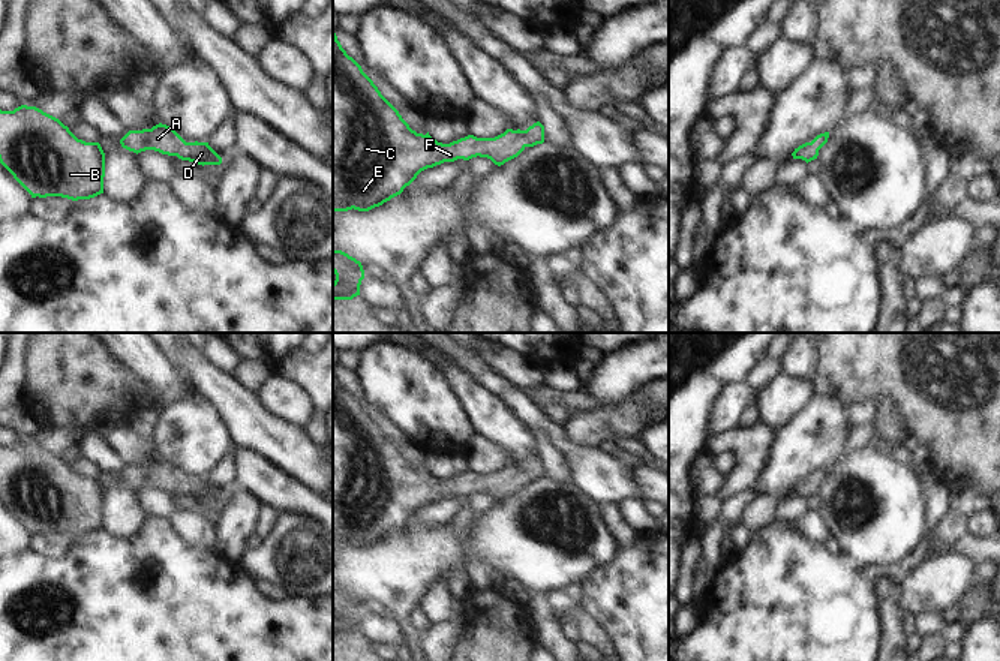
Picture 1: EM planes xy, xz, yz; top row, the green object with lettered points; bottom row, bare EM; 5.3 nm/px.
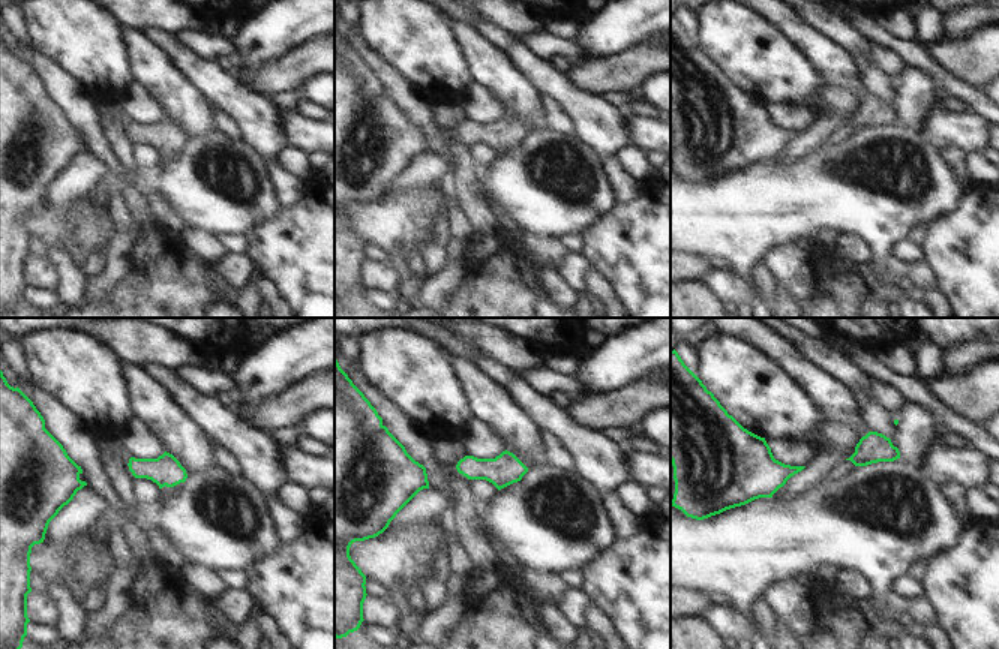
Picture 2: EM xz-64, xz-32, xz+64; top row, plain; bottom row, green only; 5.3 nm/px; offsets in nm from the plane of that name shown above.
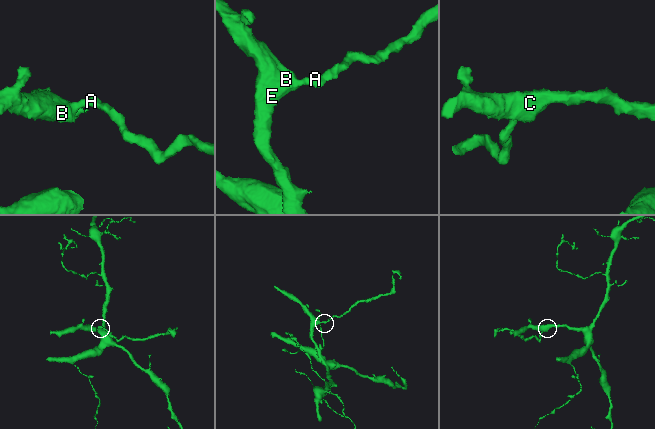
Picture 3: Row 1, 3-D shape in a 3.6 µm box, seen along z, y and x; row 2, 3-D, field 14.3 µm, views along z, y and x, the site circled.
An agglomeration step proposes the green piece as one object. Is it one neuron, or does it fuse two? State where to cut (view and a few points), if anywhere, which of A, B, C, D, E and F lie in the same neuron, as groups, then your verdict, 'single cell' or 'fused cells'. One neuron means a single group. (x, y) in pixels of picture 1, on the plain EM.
cut none; groups A B C D E F; single cell

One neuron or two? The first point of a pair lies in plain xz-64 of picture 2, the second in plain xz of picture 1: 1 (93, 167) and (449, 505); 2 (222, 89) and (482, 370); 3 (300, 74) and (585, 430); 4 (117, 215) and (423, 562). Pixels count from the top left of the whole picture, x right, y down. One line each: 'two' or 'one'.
1: one
2: one
3: one
4: two

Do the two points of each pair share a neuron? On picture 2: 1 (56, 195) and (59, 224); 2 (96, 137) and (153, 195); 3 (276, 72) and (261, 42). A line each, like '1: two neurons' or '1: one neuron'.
1: two neurons
2: one neuron
3: two neurons

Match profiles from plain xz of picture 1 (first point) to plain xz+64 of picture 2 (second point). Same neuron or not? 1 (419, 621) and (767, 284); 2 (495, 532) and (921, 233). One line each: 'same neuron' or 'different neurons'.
1: same neuron
2: different neurons

